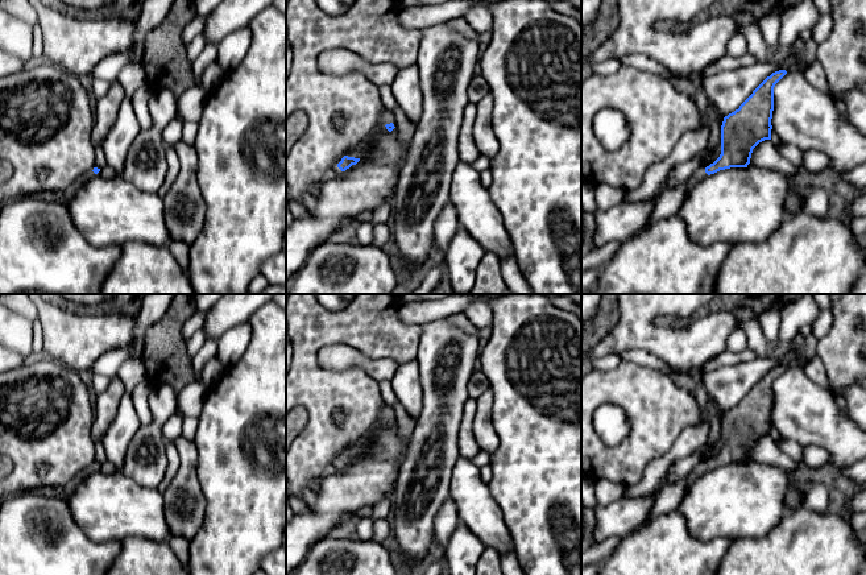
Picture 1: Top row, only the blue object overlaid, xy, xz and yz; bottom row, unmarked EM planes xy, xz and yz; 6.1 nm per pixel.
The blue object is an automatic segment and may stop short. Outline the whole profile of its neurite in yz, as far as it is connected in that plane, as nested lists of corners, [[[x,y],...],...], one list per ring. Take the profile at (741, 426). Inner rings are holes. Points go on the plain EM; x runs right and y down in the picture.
[[[779,365],[767,372],[738,405],[724,413],[721,421],[721,450],[689,473],[692,485],[704,471],[730,463],[747,463],[753,444],[765,435],[771,435],[774,406],[774,382],[787,369]]]

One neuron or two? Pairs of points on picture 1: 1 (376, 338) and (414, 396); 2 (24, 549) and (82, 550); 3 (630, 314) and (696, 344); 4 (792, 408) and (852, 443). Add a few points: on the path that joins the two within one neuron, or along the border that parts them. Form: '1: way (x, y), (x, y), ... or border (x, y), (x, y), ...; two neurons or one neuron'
1: border (415, 359), (398, 364); two neurons
2: way (38, 550), (67, 550); one neuron
3: way (646, 330), (668, 343), (680, 344); one neuron
4: way (807, 413), (837, 433); one neuron

